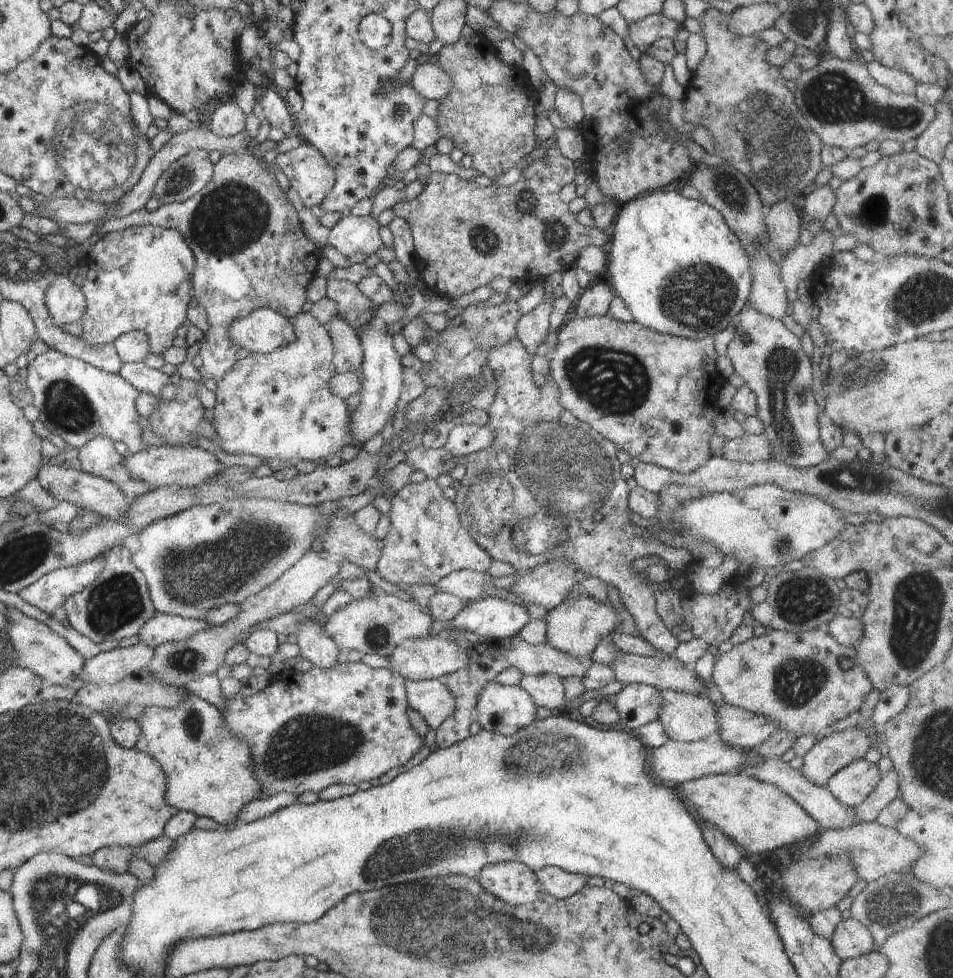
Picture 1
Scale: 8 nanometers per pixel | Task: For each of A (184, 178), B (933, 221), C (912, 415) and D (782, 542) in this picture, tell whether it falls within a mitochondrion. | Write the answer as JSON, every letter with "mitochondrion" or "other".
{"A":"mitochondrion","B":"mitochondrion","C":"other","D":"mitochondrion"}

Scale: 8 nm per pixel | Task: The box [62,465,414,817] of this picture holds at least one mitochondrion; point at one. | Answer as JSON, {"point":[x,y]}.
{"point":[211,576]}

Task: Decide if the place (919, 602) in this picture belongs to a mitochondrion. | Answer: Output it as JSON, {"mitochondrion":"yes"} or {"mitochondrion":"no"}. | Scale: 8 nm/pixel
{"mitochondrion":"yes"}

